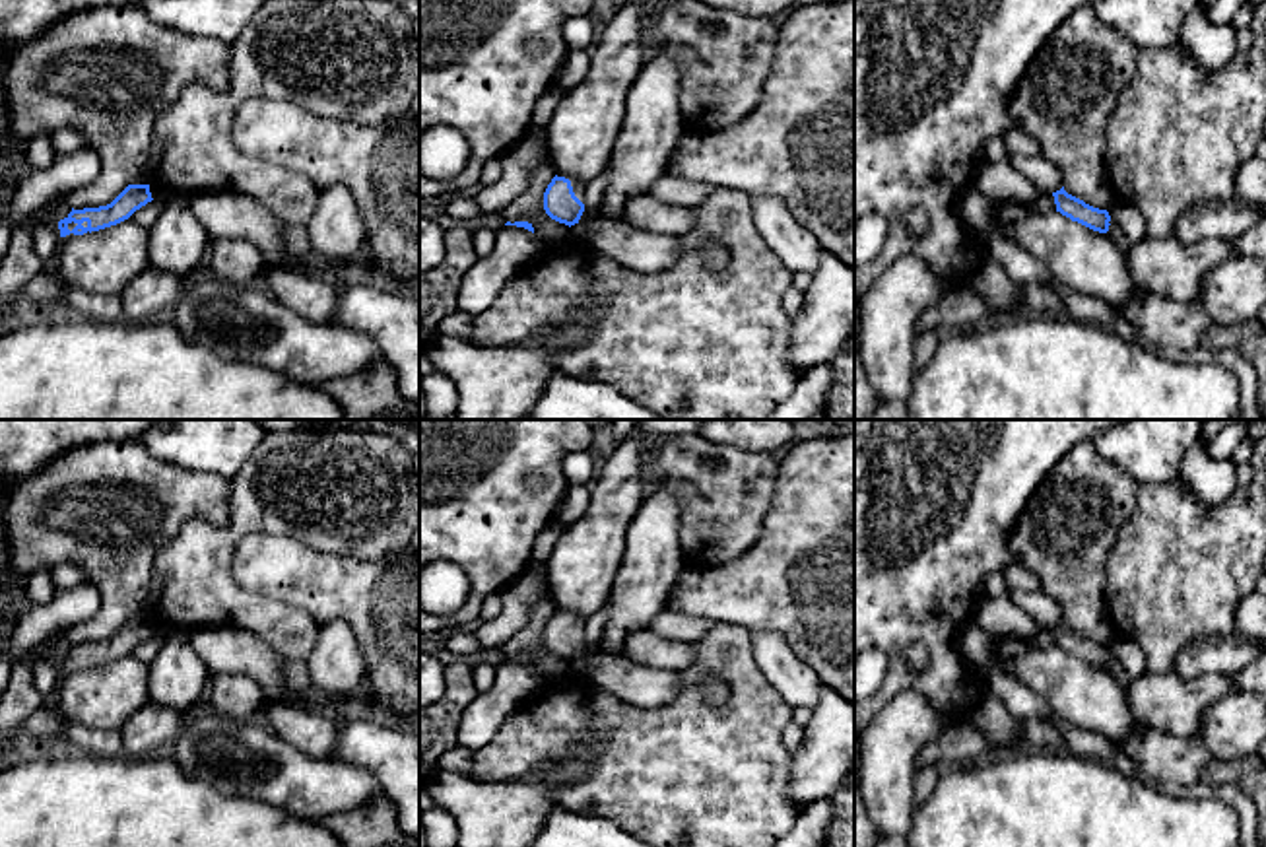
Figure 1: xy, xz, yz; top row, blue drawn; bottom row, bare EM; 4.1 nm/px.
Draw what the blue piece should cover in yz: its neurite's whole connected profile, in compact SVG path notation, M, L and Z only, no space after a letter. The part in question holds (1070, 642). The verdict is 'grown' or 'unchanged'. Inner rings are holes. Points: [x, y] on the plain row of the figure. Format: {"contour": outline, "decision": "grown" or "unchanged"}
{"contour": "M1064 622L1056 627L1052 627L1056 647L1070 653L1072 657L1078 657L1093 666L1107 668L1111 651L1107 645L1093 643L1085 639L1083 635L1068 629Z", "decision": "unchanged"}

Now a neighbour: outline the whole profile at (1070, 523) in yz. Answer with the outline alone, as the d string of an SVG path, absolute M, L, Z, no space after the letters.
M1082 441L1047 474L1008 540L1017 563L1033 571L1041 591L1062 606L1064 626L1099 645L1115 637L1105 610L1107 554L1136 509L1138 486L1107 462L1093 441Z

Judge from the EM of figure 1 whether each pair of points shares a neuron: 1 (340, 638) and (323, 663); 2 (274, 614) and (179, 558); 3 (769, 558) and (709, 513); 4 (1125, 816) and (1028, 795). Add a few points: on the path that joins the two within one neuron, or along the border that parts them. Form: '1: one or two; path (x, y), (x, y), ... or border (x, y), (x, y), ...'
1: one; path (336, 643), (329, 657)
2: one; path (251, 612), (222, 601), (202, 581)
3: two; border (771, 504), (762, 537), (744, 552), (713, 568)
4: one; path (1101, 816), (1051, 816)

